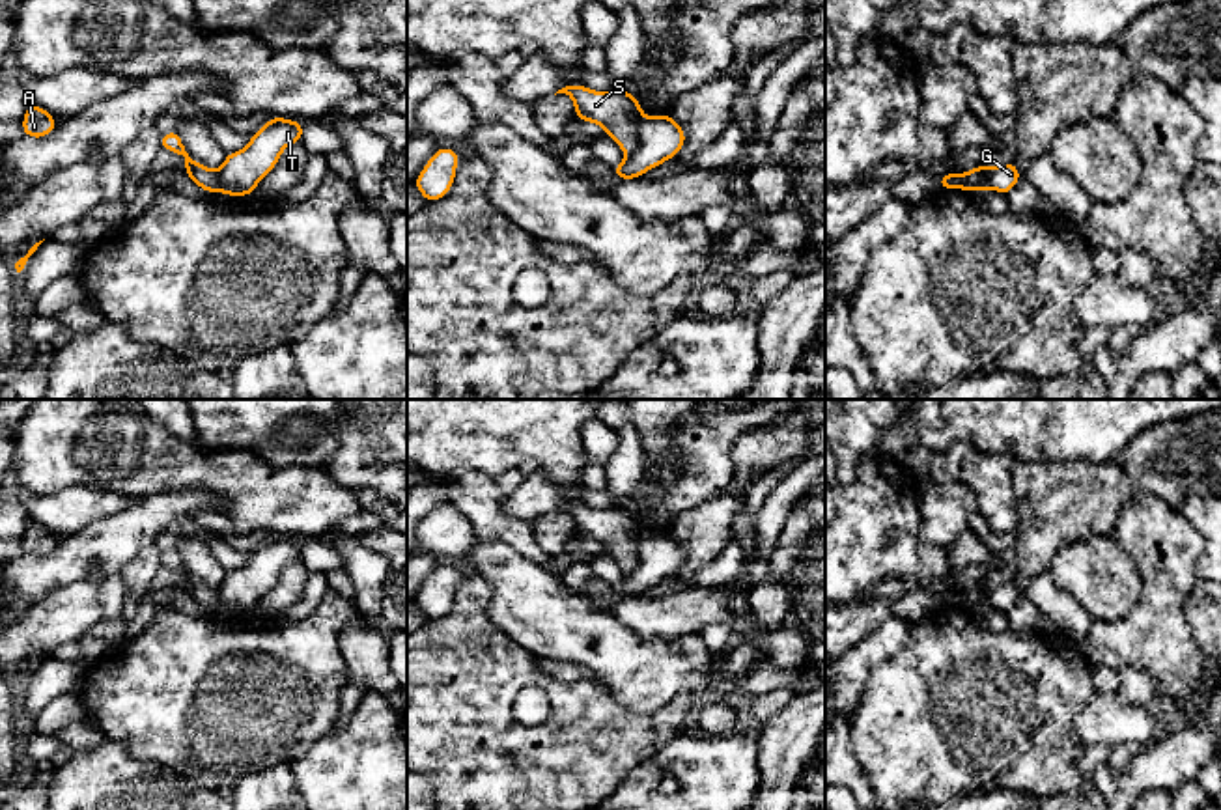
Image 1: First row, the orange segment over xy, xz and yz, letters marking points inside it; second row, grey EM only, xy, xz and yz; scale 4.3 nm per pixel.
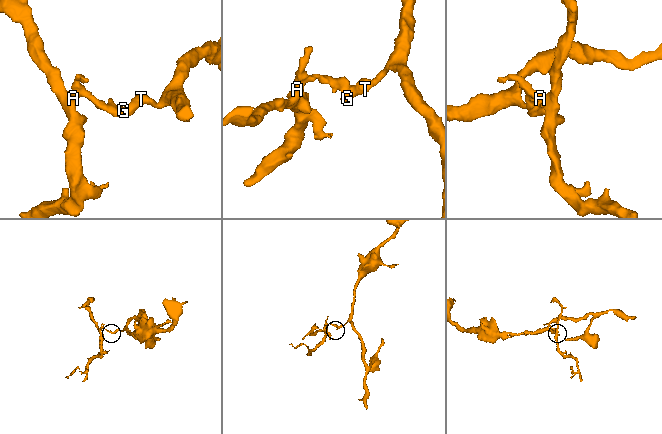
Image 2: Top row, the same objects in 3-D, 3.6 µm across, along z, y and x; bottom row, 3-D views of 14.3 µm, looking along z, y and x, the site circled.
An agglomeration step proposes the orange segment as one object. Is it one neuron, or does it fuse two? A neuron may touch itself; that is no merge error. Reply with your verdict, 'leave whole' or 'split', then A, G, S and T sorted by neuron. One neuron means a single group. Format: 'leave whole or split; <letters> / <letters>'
split; A S / G T

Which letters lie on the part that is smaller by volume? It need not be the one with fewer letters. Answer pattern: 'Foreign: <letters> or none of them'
Foreign: A, S

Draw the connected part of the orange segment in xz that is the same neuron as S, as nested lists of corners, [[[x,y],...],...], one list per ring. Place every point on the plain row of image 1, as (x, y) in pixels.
[[[582,502],[558,508],[573,517],[579,539],[590,539],[603,545],[624,571],[631,573],[639,564],[639,536],[642,524],[631,510],[596,510]]]

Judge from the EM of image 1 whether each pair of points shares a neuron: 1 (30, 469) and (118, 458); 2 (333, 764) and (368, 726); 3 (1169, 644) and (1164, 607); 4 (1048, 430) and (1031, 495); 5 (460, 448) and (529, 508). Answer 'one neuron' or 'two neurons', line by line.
1: one neuron
2: one neuron
3: one neuron
4: two neurons
5: two neurons

